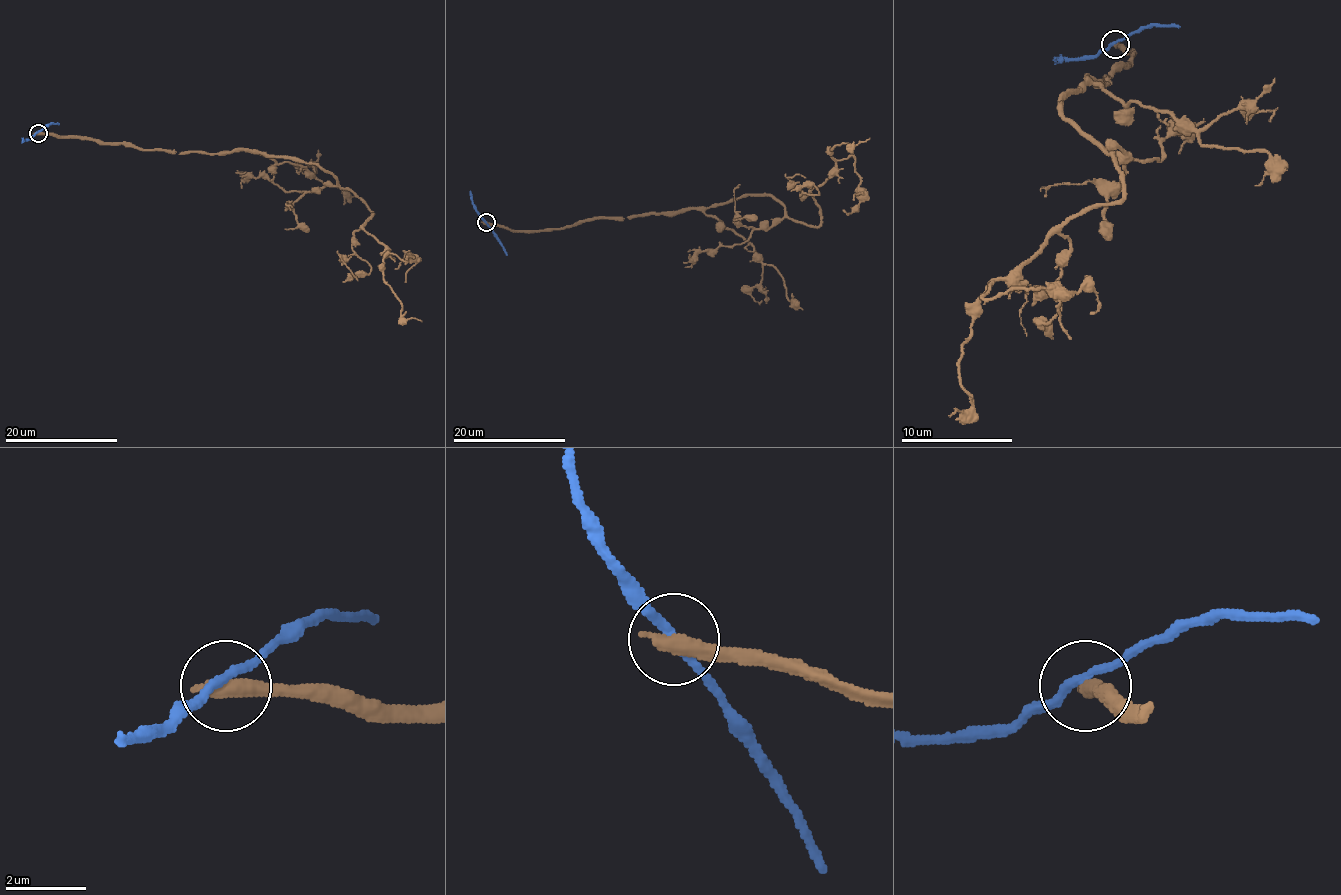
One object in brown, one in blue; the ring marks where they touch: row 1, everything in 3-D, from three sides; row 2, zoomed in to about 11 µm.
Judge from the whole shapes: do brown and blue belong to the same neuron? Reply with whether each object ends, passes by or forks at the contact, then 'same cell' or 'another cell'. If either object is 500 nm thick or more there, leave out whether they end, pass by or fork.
another cell

